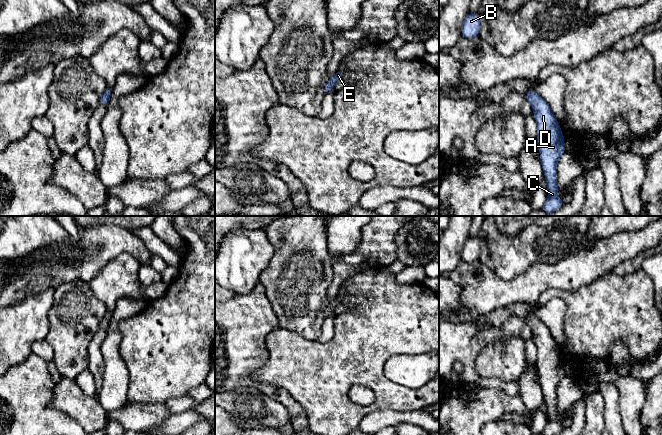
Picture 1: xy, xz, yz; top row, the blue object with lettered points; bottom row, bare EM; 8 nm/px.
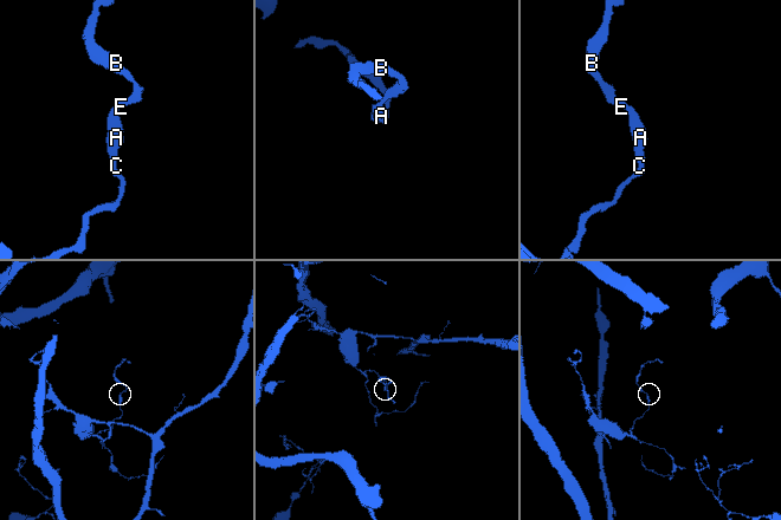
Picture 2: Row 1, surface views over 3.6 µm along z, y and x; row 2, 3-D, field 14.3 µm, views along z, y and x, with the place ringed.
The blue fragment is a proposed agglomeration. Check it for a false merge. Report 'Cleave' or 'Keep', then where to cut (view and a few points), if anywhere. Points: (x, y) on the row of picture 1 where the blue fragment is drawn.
Keep. No split

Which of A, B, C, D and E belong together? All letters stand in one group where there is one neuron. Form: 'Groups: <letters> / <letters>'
Groups: A B C D E

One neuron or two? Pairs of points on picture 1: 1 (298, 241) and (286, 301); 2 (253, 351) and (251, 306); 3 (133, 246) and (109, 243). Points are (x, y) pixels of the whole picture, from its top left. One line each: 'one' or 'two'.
1: one
2: one
3: one

